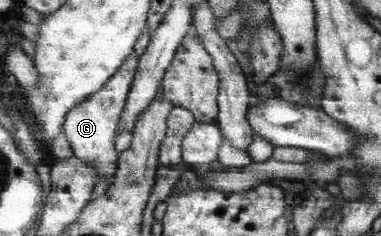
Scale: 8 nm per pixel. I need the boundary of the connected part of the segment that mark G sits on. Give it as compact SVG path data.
M136 53L126 60L123 67L118 70L116 75L106 83L104 89L92 94L88 99L80 102L78 106L72 107L65 115L64 125L62 130L66 140L72 151L72 155L86 160L92 164L100 173L101 179L112 177L111 183L115 179L117 172L118 161L120 153L116 151L116 136L120 129L120 121L122 119L123 111L127 106L127 99L130 90L132 89L132 82L136 77L136 72L140 63L140 58Z

